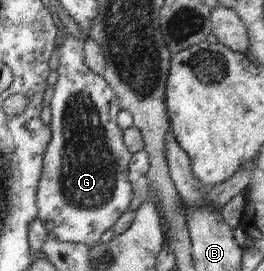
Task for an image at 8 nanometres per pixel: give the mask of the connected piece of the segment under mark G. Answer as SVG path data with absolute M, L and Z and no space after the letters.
M60 29L57 80L50 98L48 123L50 140L42 155L41 173L36 189L36 217L43 224L47 234L57 241L69 244L95 245L101 233L111 229L119 216L127 210L132 198L129 186L128 163L131 154L122 142L122 130L116 124L120 110L117 96L102 76L94 74L83 61L82 43Z

